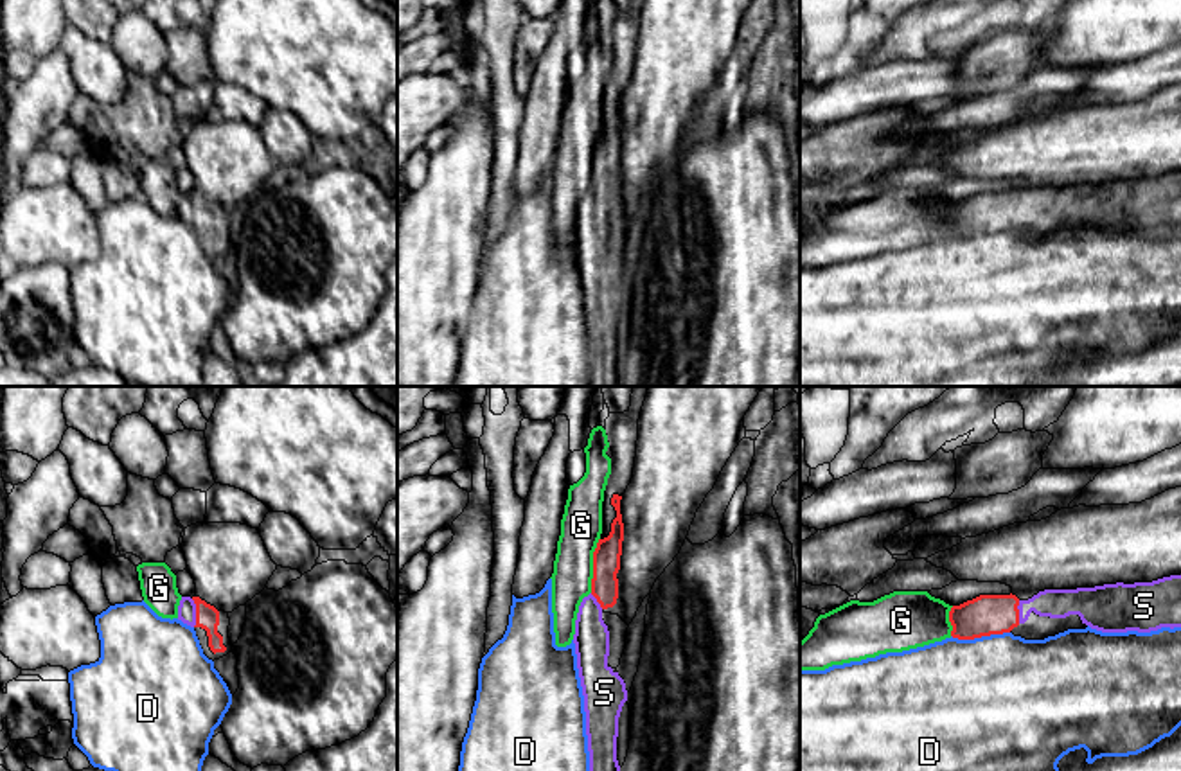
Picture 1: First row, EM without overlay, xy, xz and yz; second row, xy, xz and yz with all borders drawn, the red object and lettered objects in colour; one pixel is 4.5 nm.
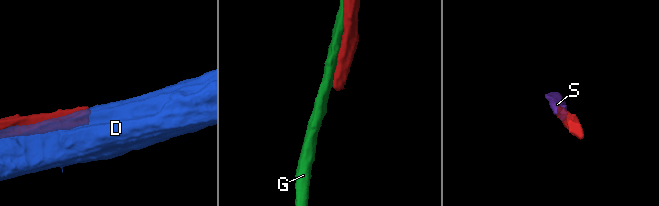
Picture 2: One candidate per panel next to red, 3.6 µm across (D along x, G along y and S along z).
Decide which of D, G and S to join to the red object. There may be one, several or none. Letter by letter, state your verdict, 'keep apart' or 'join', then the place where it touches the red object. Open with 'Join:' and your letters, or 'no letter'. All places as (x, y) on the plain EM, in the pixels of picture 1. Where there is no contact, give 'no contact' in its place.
Join: S
D: keep apart; meets red in yz at (980, 234)
G: keep apart; meets red in xz at (594, 162)
S: join; meets red in xy at (196, 211)

